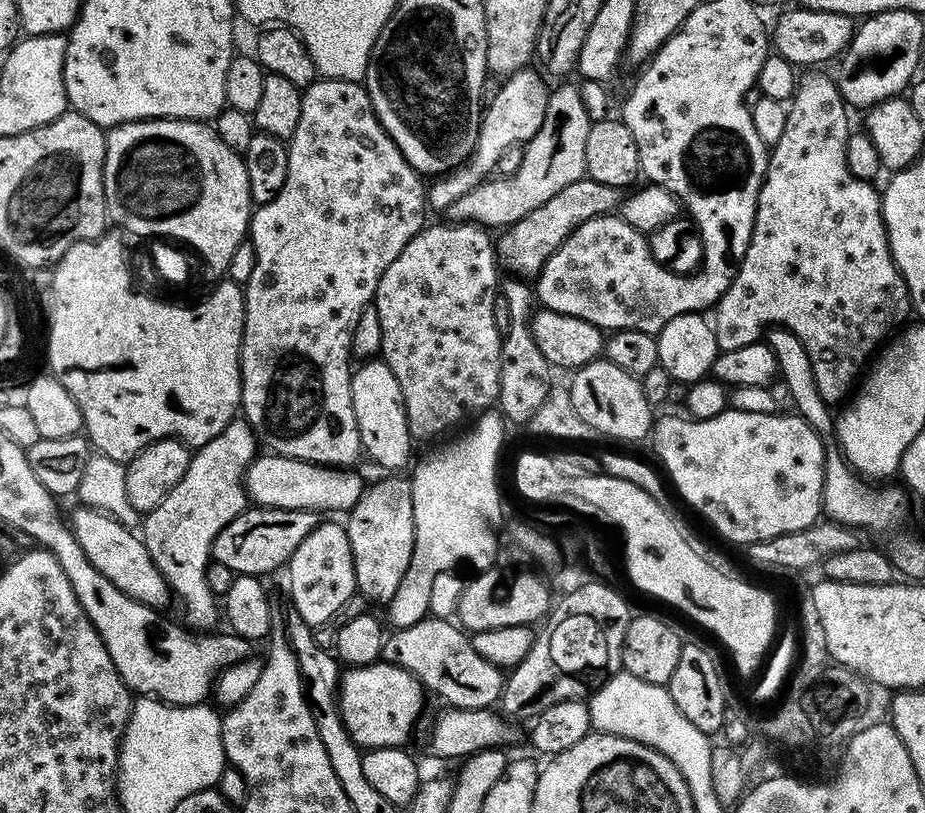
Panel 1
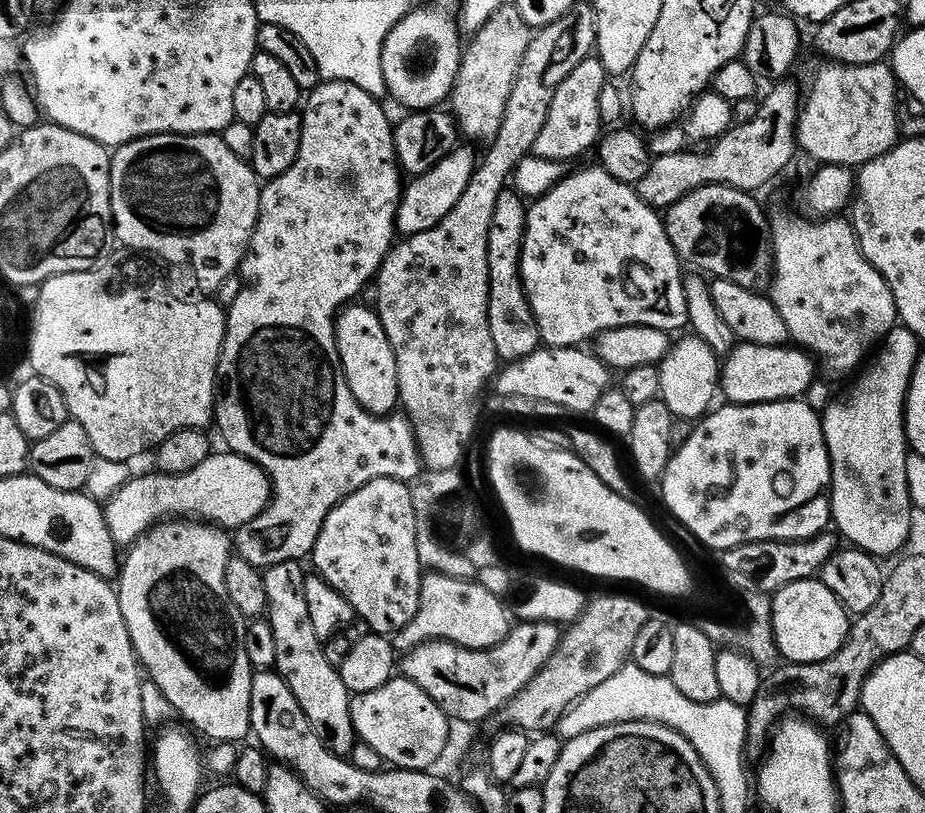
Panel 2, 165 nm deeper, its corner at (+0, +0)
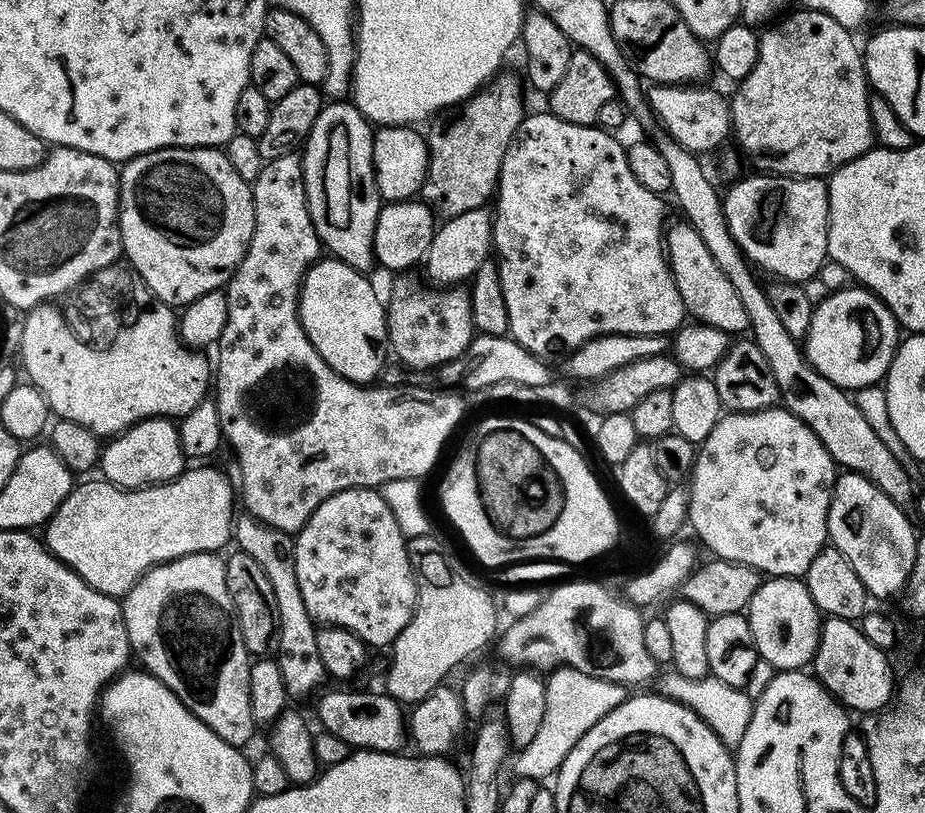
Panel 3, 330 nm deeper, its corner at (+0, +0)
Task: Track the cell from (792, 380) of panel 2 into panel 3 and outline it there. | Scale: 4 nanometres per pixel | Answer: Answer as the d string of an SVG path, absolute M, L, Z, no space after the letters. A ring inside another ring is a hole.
M863 286L840 288L817 303L810 326L802 342L803 354L811 366L845 390L879 385L888 374L888 367L902 339L896 316L880 301L880 297Z

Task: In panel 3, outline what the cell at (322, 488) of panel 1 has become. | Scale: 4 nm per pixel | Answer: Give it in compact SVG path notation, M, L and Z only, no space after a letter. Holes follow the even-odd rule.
M192 468L175 476L172 480L167 480L164 484L149 484L146 488L119 488L117 484L103 478L97 480L88 480L85 484L77 483L73 487L72 493L58 506L58 510L52 515L46 527L43 529L42 539L49 550L55 554L67 568L72 568L79 574L86 583L94 586L94 590L98 590L107 596L123 598L128 595L133 586L140 581L141 576L150 568L155 568L158 564L164 564L168 560L177 560L183 556L190 554L198 554L199 552L219 553L220 547L224 543L231 541L234 536L234 511L232 512L232 492L234 496L234 484L227 480L222 473L216 468Z

